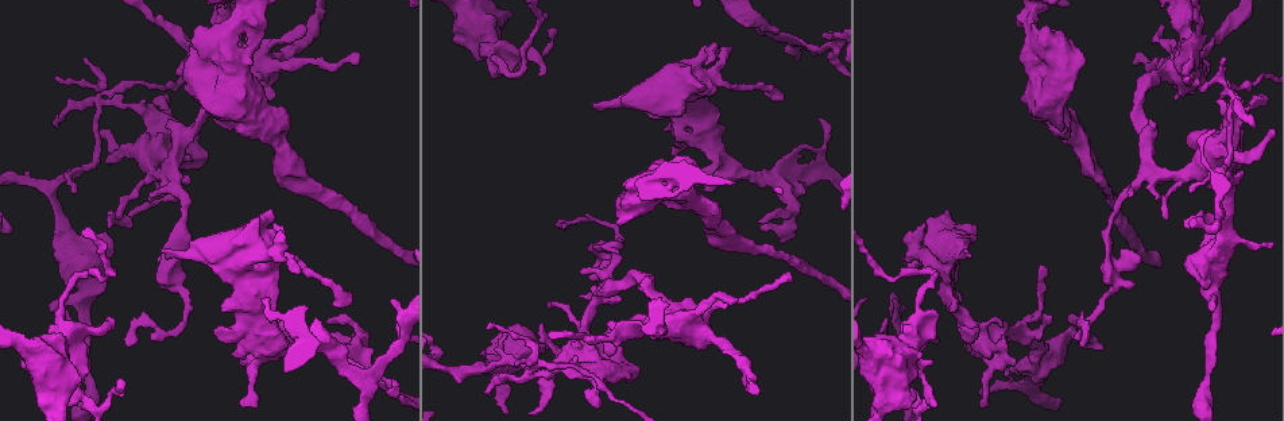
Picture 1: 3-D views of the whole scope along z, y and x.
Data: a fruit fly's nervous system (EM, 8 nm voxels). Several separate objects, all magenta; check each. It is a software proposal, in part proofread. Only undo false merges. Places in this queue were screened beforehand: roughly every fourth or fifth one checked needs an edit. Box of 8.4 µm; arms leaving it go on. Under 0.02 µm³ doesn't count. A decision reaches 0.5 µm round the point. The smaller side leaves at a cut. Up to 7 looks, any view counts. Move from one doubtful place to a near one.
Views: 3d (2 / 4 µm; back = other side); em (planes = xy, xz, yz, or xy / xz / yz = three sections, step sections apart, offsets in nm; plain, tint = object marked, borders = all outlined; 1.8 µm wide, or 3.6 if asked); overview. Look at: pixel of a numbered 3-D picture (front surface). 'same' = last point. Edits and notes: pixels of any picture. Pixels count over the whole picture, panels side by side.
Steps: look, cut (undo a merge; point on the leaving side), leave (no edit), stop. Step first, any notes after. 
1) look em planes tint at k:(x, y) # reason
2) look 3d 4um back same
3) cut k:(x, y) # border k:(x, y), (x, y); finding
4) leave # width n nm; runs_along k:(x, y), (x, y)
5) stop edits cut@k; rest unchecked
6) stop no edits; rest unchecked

look 3d 4um at 1:(907, 344) # abrupt turn

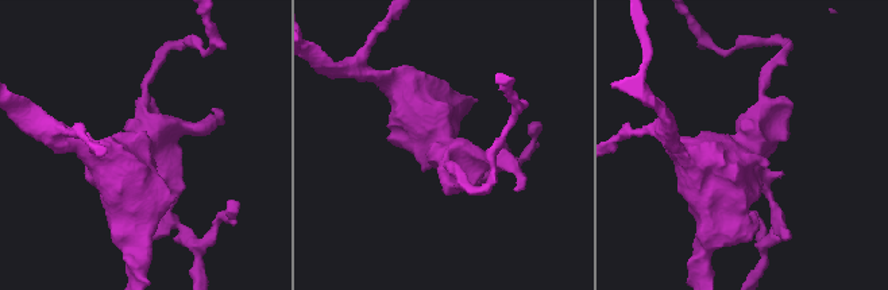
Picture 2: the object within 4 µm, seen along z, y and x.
look em planes tint at 2:(139, 147) # now the EM

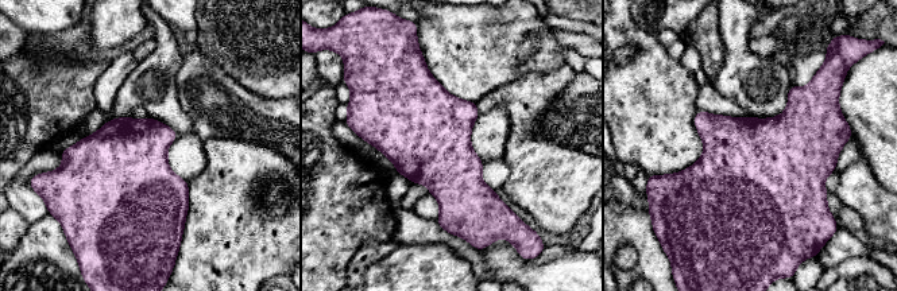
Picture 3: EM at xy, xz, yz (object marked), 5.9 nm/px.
leave # continuous, no second neuron

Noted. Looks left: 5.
look em planes tint at 1:(1071, 53) # abrupt turn

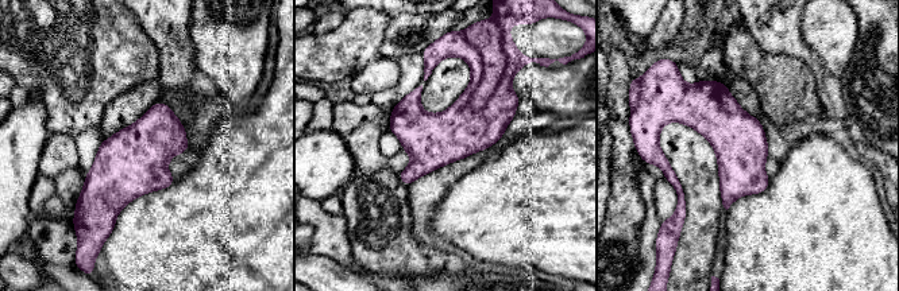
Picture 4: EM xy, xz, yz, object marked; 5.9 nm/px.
cut 4:(482, 127) # a second neuron is stuck on

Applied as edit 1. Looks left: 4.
look overview

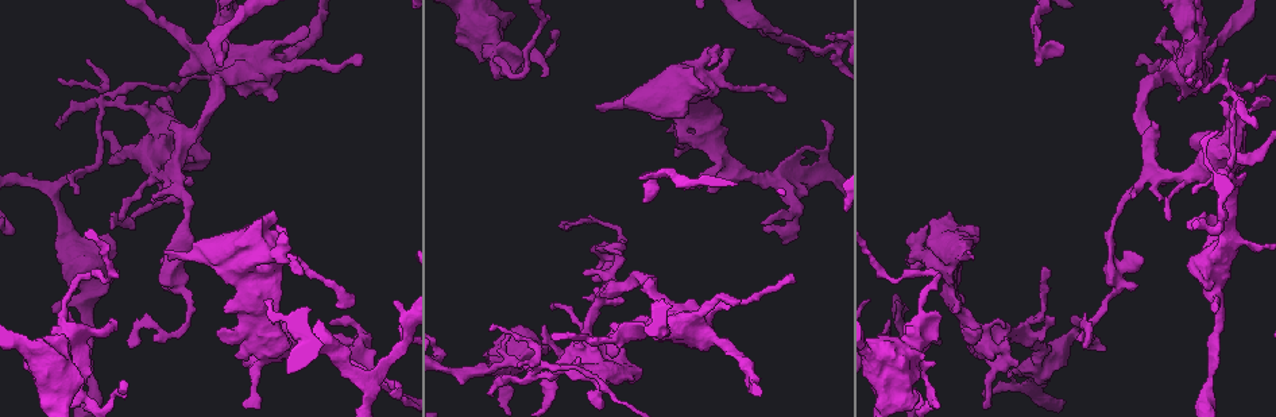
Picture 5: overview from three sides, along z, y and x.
look em 3.6um xy step 4 tint at 5:(544, 376) # sharp bend

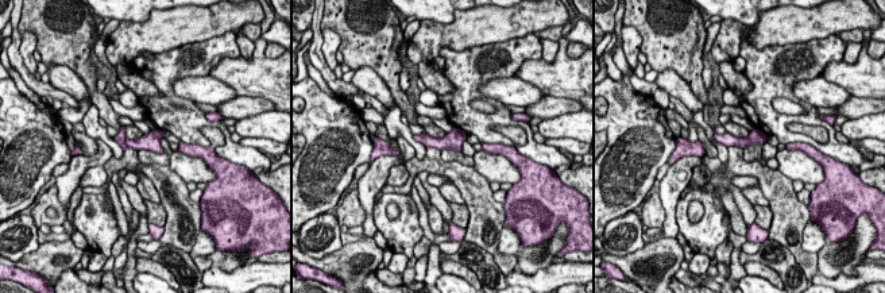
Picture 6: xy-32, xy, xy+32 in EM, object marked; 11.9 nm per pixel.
look em 3.6um planes tint same # cut it another way

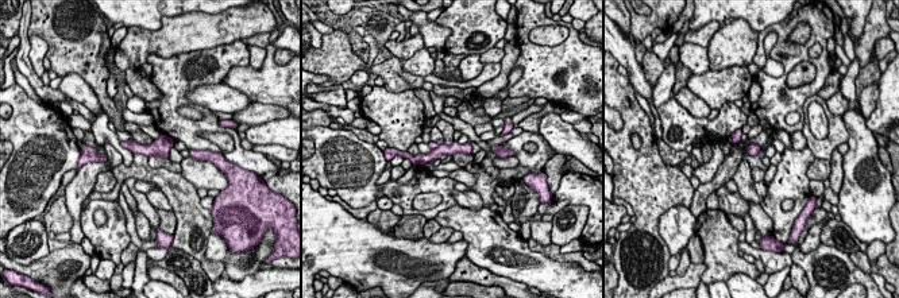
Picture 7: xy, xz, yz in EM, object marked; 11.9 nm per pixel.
cut 7:(432, 144) # border 7:(439, 144), (432, 150); two neurons meet here

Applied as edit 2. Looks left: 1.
stop edits cut@4, cut@7; rest unchecked

